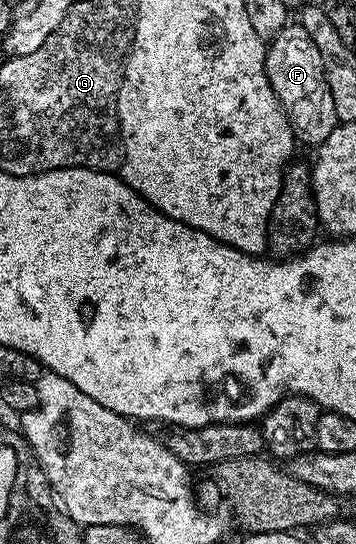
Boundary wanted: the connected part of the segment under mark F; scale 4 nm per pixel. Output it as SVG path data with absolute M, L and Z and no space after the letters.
M288 24L266 43L263 60L267 79L279 101L279 107L287 113L296 143L303 145L304 142L311 148L317 148L339 122L333 108L333 96L329 96L329 84L325 80L325 68L321 64L321 52L317 52L317 44L309 40L309 32L305 32L303 26Z

